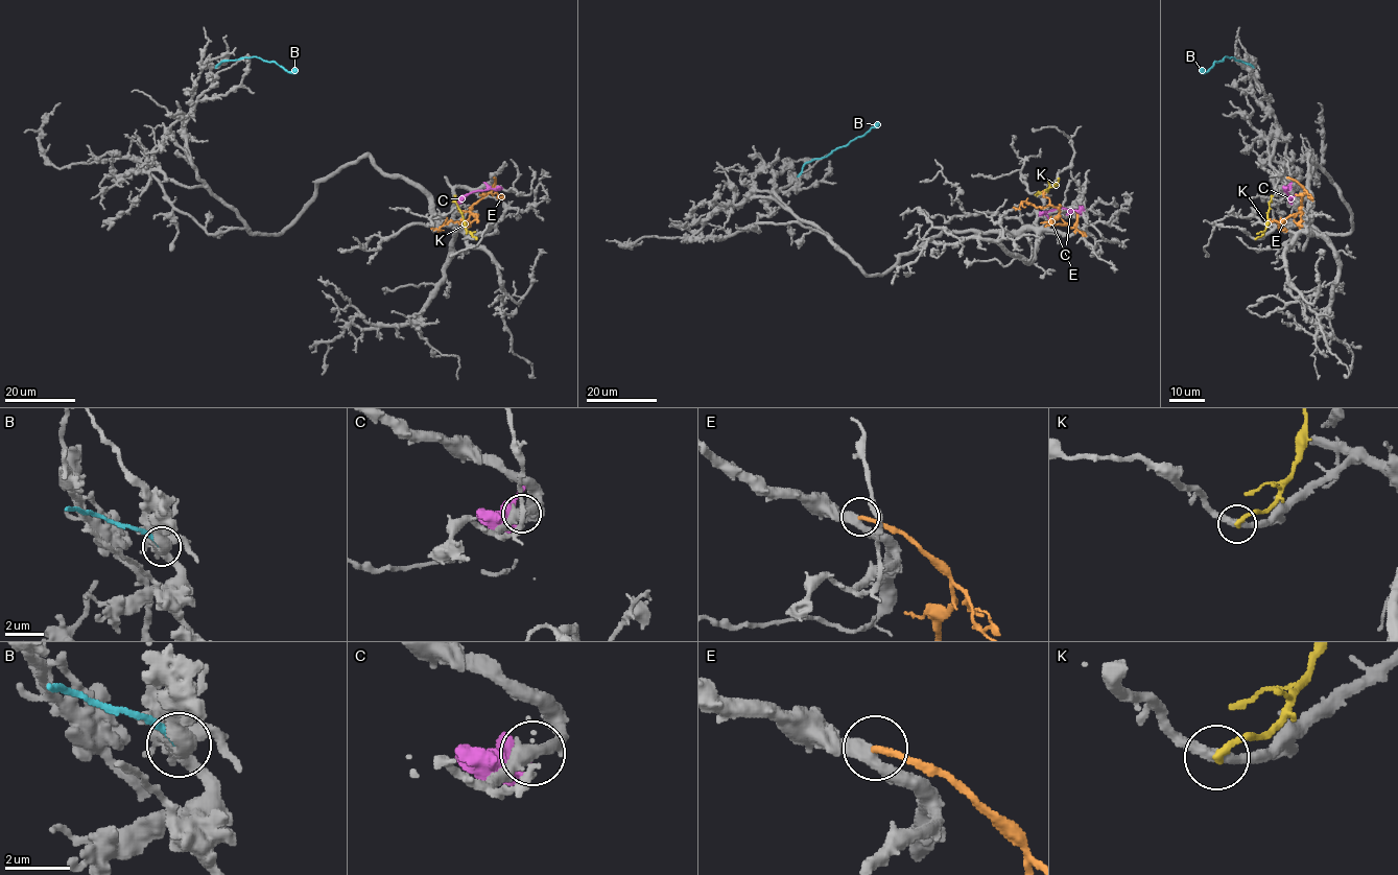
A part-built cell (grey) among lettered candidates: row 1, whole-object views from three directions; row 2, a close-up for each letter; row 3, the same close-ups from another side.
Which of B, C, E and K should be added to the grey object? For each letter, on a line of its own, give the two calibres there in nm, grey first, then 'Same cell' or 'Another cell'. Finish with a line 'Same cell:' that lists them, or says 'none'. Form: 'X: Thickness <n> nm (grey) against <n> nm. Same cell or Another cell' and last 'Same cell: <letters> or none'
B: Thickness 480 nm (grey) against 240 nm. Another cell
C: Thickness 400 nm (grey) against 220 nm. Another cell
E: Thickness 480 nm (grey) against 240 nm. Another cell
K: Thickness 340 nm (grey) against 240 nm. Another cell
Same cell: none

